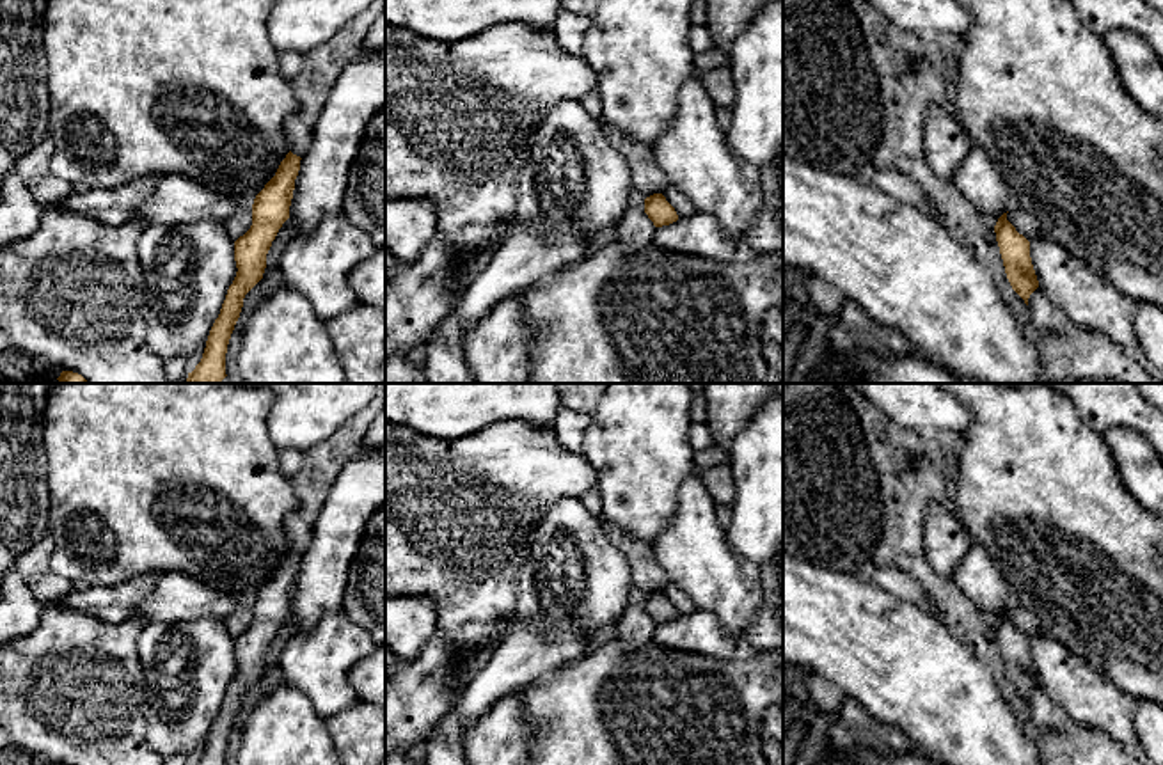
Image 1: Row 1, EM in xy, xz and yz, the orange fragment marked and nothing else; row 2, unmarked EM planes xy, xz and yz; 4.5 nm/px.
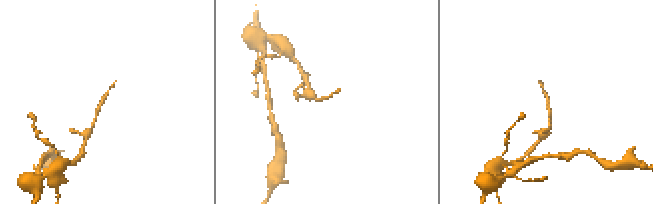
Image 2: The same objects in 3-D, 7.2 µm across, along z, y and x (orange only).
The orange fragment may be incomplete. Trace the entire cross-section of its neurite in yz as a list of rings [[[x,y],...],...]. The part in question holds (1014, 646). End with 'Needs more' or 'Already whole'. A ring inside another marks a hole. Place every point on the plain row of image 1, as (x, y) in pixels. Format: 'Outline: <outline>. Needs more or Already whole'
Outline: [[[1003,611],[996,623],[996,639],[1003,657],[1007,676],[1012,687],[1028,703],[1030,692],[1039,685],[1039,678],[1030,655],[1030,639],[1016,628]]]. Already whole

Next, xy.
Outline: [[[289,548],[275,573],[256,593],[252,623],[234,639],[236,674],[227,687],[220,712],[210,728],[202,756],[195,765],[225,765],[227,742],[240,715],[243,696],[263,676],[272,639],[289,616],[300,557]]]. Already whole

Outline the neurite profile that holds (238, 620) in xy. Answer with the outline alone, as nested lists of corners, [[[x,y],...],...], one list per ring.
[[[240,605],[224,619],[224,623],[233,639],[236,639],[252,623],[252,605]]]

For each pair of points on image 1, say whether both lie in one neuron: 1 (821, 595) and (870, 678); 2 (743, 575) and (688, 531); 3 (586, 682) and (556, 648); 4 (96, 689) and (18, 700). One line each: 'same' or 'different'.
1: same
2: same
3: different
4: same

